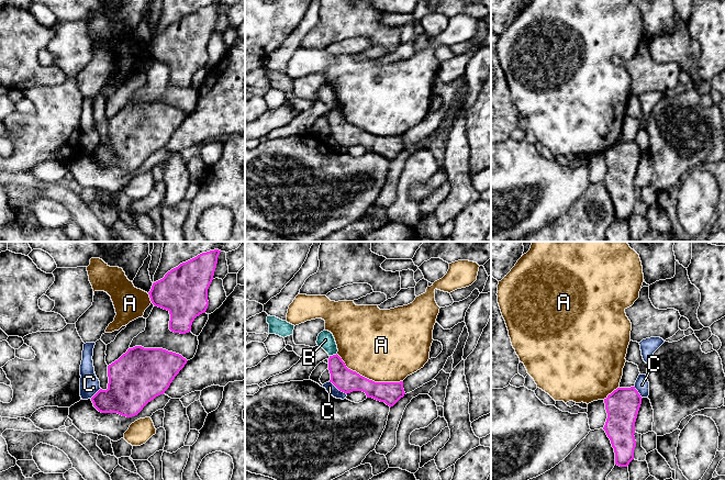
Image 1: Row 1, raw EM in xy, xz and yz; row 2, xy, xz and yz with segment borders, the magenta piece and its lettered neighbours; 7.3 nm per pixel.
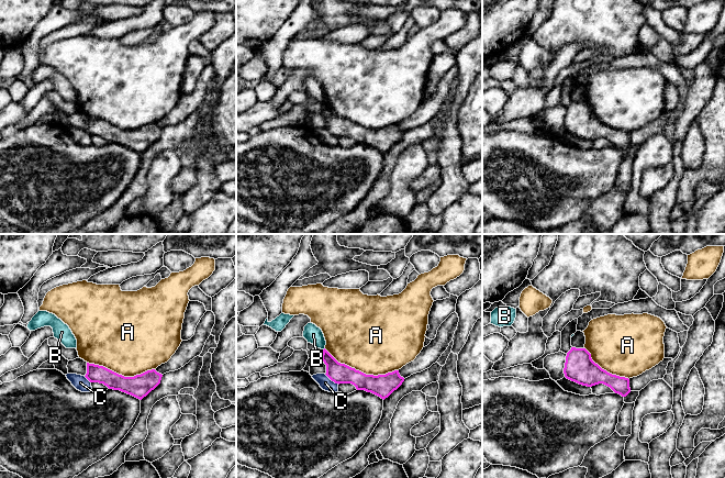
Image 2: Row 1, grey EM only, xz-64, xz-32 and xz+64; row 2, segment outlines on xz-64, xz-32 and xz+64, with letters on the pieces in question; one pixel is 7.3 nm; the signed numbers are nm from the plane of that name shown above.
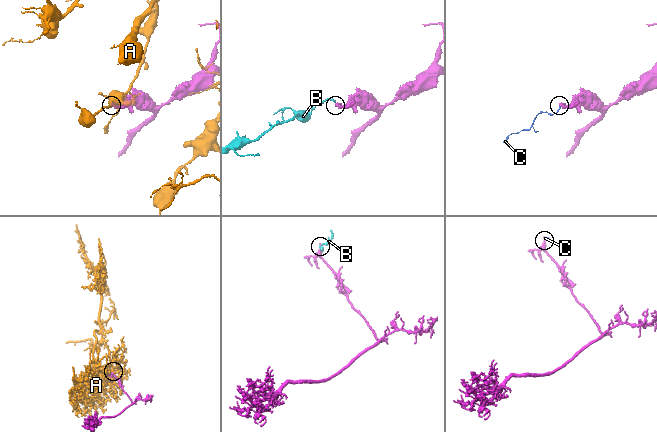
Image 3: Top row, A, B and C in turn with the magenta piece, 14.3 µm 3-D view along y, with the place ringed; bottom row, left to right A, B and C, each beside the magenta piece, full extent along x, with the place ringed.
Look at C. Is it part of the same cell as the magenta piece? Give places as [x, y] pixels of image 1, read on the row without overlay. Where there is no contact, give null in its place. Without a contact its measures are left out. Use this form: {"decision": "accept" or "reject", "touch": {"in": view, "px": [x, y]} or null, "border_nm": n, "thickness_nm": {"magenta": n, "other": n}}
{"decision": "reject", "touch": {"in": "xz", "px": [338, 143]}, "border_nm": 160, "thickness_nm": {"magenta": 170, "other": 70}}

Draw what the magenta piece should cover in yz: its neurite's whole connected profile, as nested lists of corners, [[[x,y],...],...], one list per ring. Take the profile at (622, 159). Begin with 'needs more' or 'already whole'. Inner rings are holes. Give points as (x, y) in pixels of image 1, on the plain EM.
already whole | [[[635,141],[617,142],[604,153],[607,172],[603,183],[615,206],[615,219],[627,221],[634,213],[635,176],[642,158]]]

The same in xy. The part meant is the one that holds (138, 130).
already whole | [[[129,102],[108,120],[108,143],[100,143],[91,152],[93,160],[101,167],[135,170],[148,156],[165,147],[187,115],[163,102]]]

